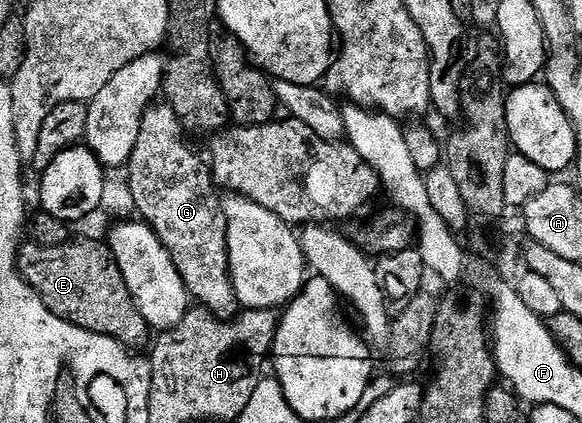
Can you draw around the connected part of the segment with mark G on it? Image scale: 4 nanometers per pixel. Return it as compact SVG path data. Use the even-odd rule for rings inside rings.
M155 102L147 109L141 122L141 134L137 134L137 146L133 146L131 159L125 165L127 188L131 191L131 200L140 212L142 219L157 234L159 241L169 250L173 266L181 274L187 287L187 295L192 301L208 308L222 320L230 320L237 312L237 301L231 271L229 270L229 250L227 249L227 219L223 213L220 189L206 159L203 160L187 145L183 137L185 125L177 118L171 105Z

